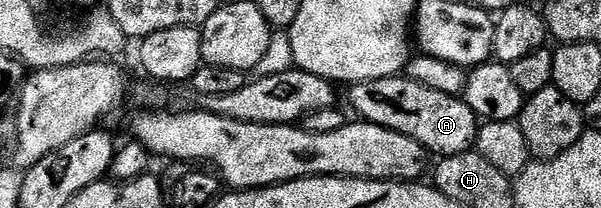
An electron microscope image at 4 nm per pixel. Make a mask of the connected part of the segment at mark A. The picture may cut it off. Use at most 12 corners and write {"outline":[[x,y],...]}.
{"outline":[[406,75],[349,84],[359,120],[429,154],[476,144],[476,112]]}

